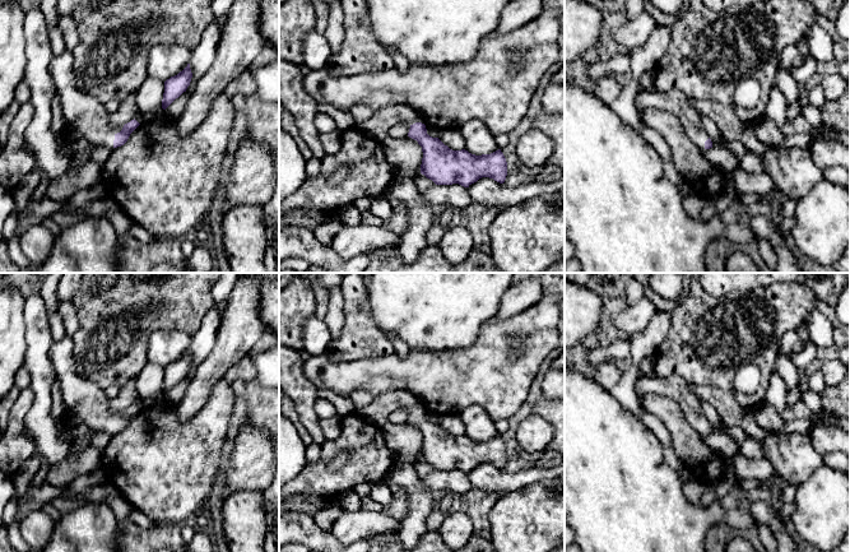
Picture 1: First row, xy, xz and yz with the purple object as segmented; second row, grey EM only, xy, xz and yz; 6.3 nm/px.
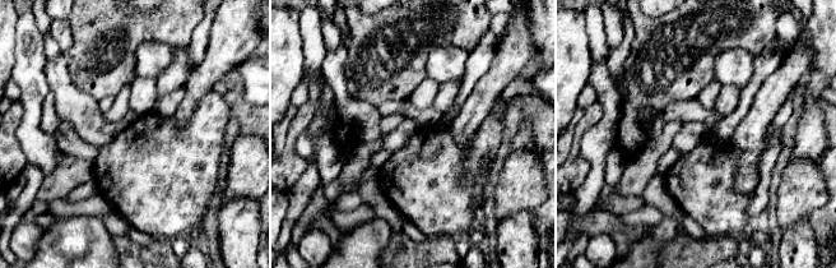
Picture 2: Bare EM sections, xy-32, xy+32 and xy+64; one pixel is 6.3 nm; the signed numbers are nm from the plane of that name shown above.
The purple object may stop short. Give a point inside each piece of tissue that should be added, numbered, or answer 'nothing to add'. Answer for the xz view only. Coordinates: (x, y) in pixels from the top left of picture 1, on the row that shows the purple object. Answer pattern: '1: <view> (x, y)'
1: xz (384, 119)

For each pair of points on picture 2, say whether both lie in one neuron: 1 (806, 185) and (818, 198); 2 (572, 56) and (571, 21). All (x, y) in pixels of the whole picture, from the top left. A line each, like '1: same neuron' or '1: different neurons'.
1: same neuron
2: same neuron

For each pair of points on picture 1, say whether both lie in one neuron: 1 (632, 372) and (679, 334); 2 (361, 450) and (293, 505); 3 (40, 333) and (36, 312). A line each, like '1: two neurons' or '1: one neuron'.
1: two neurons
2: two neurons
3: one neuron

